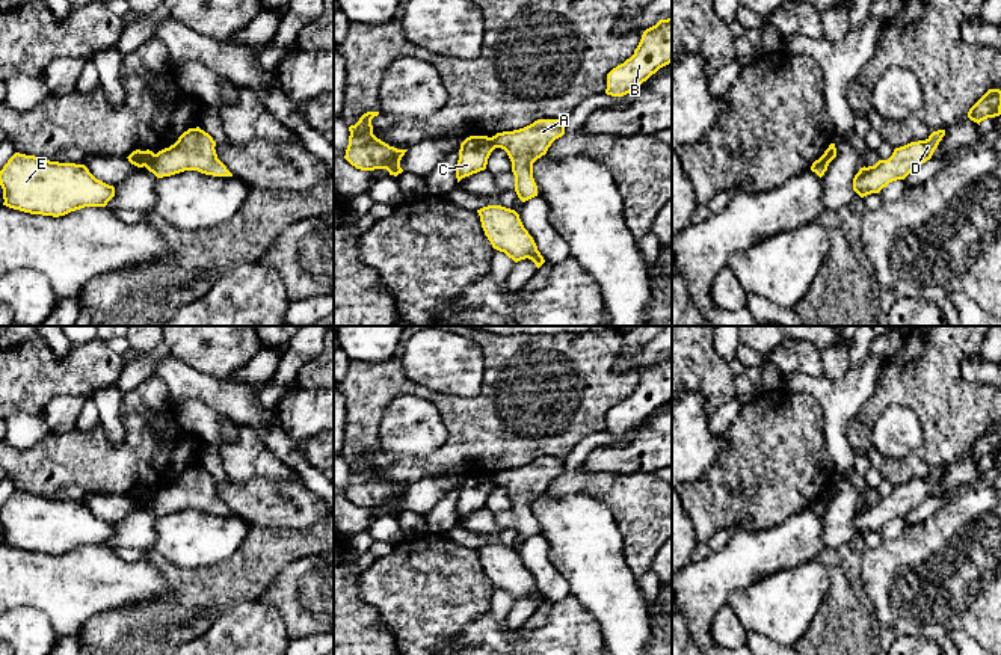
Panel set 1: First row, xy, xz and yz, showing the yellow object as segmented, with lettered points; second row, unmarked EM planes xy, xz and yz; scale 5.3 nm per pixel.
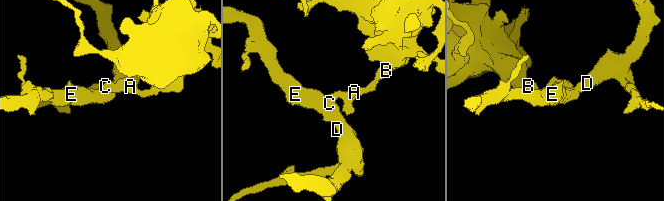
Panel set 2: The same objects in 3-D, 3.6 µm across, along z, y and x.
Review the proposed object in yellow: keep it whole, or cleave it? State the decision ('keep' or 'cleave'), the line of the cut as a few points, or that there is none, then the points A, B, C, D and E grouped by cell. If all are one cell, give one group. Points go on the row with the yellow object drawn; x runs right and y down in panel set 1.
cleave; cut in xy along (156, 154), (145, 166); A B / C D E

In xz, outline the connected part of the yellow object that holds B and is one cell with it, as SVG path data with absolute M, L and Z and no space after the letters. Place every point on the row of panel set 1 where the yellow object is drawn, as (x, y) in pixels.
M672 18L646 29L634 54L607 74L605 94L624 97L672 62Z

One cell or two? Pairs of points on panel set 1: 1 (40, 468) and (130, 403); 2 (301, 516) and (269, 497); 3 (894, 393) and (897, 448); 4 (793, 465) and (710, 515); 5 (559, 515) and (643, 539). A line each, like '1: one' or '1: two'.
1: two
2: one
3: two
4: one
5: two

